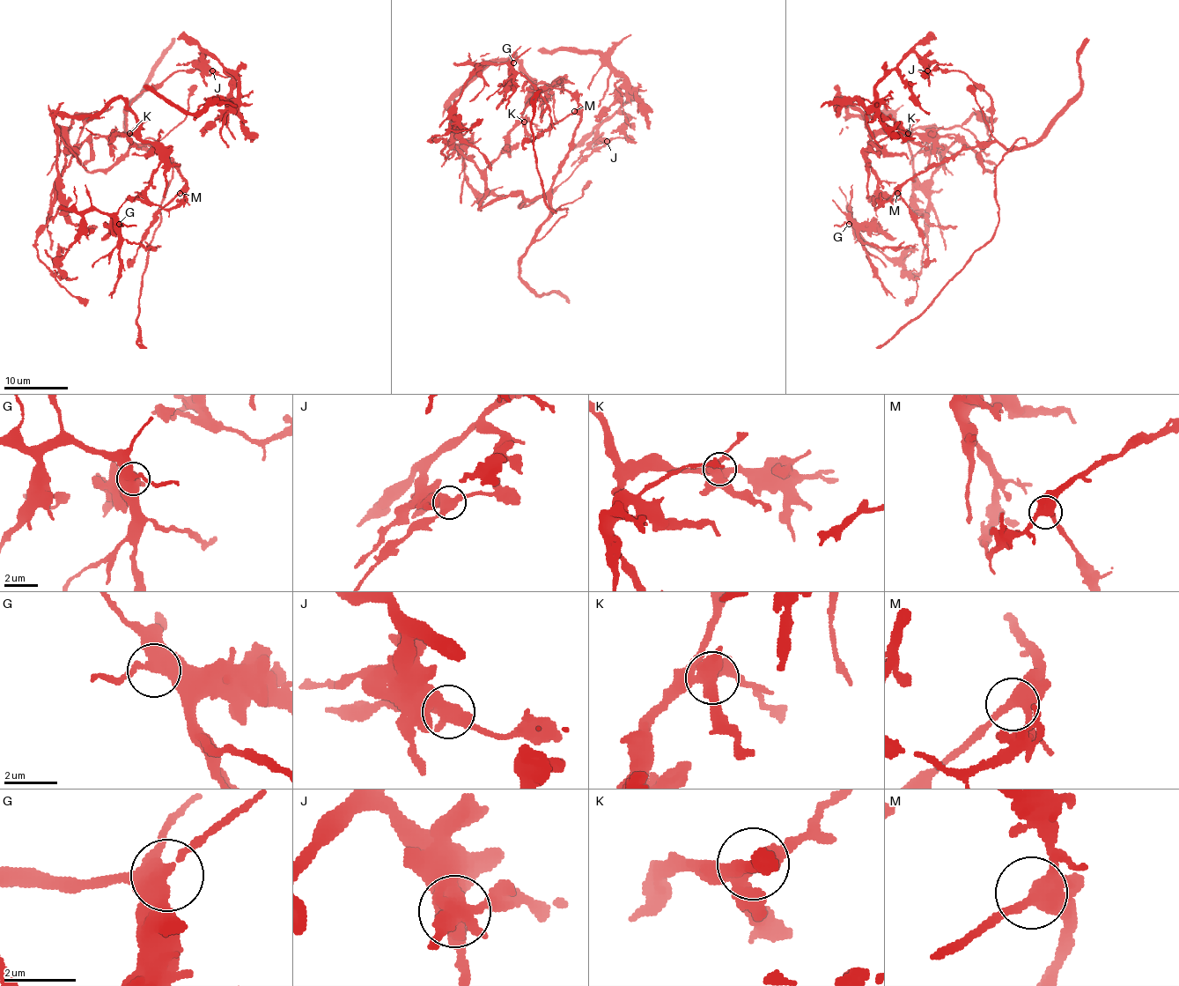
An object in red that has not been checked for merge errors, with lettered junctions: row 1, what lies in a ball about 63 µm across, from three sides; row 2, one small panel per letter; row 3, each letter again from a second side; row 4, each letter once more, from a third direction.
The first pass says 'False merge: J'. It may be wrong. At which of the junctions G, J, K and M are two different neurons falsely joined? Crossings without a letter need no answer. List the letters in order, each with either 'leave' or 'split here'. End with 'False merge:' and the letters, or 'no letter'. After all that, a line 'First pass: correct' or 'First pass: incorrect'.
G: leave
J: split here
K: leave
M: leave
False merge: J
First pass: correct

